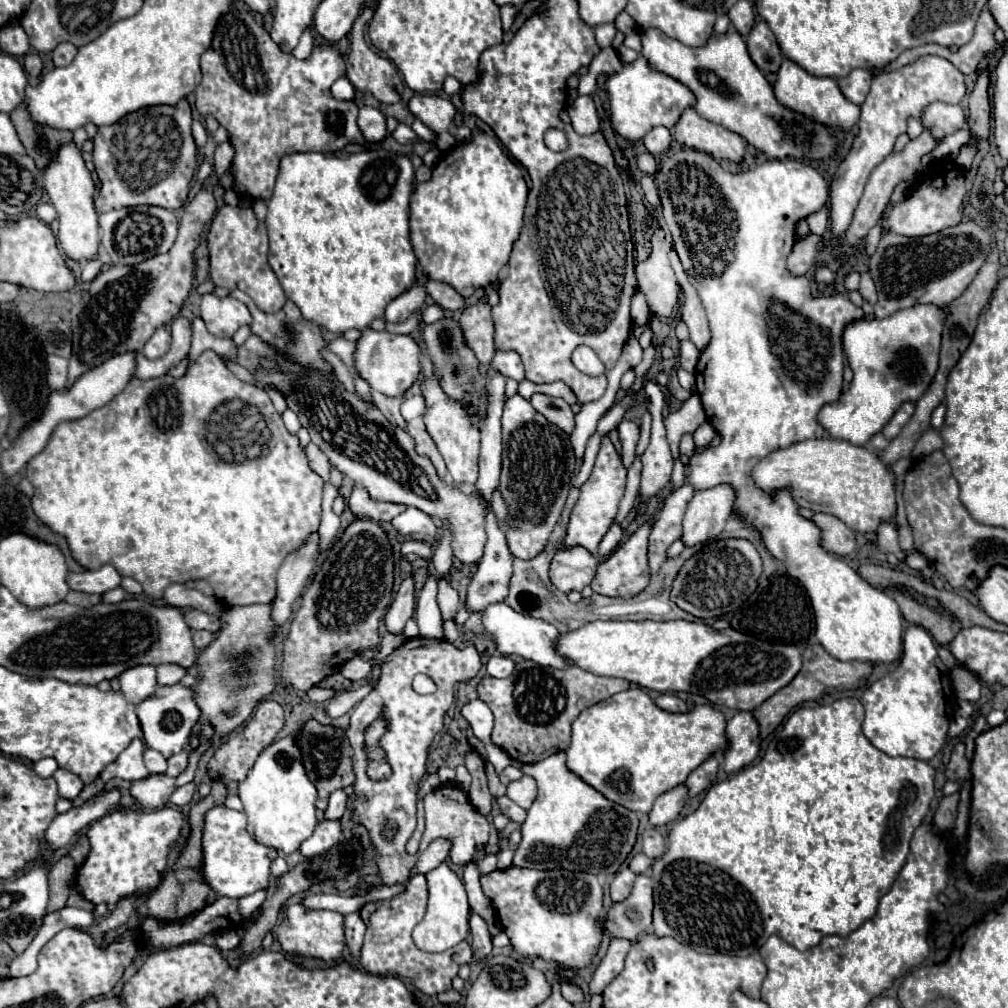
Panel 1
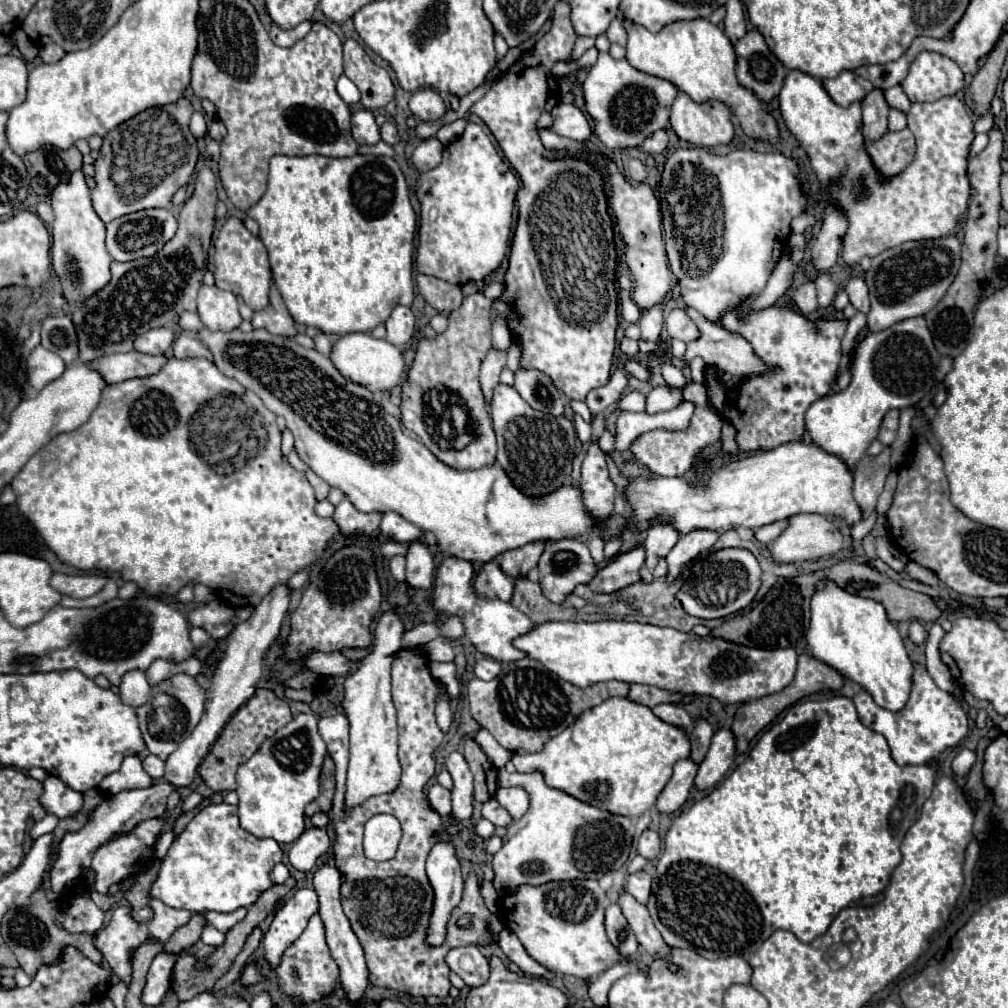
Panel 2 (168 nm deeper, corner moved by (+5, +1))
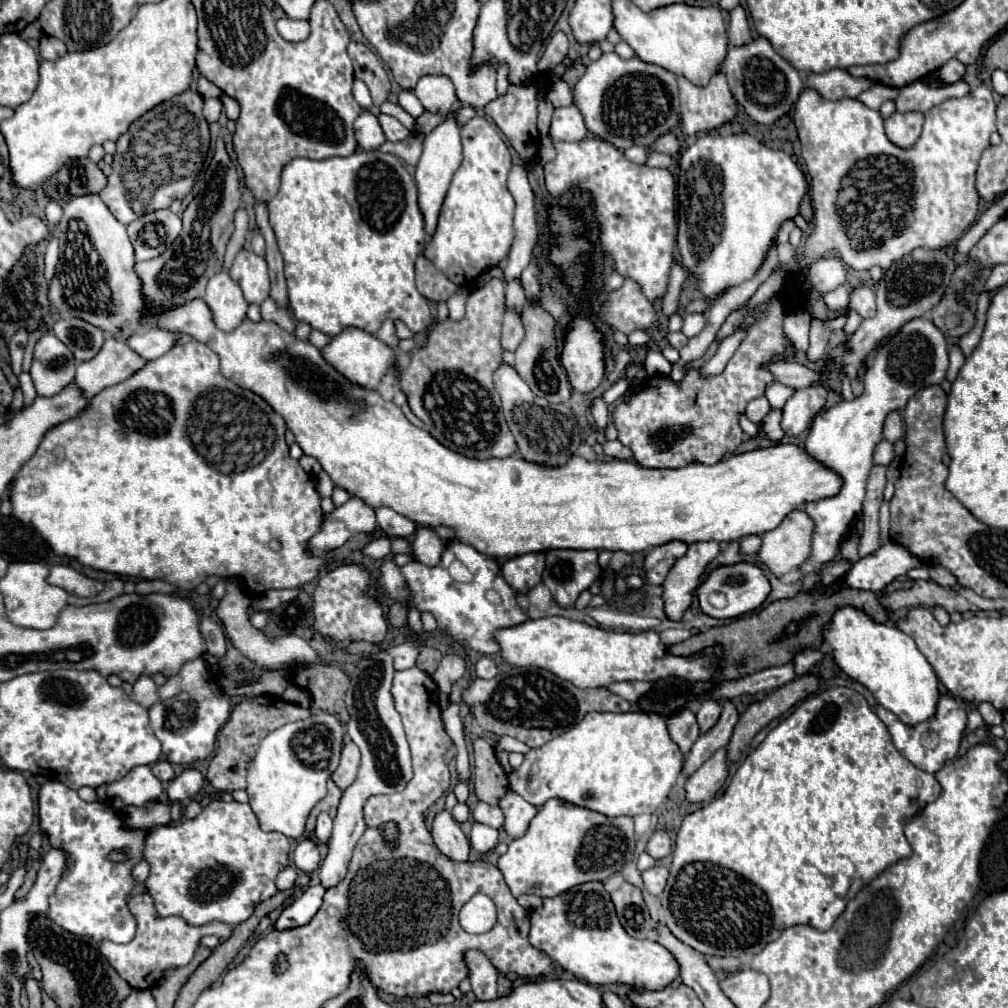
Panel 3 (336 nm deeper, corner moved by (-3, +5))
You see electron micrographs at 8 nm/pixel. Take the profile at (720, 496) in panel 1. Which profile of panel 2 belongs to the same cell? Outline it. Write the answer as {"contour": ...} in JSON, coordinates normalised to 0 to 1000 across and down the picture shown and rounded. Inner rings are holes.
{"contour":[[[688,526],[685,530],[677,530],[673,540],[661,552],[661,558],[663,558],[661,575],[669,577],[675,571],[675,567],[681,563],[681,560],[685,560],[694,548],[704,546],[710,540],[710,536],[712,536],[712,530],[704,526]]]}

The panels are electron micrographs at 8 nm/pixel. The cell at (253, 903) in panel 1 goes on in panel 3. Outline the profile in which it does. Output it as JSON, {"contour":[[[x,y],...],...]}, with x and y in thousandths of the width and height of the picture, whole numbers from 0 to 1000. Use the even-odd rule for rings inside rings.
{"contour":[[[135,885],[127,893],[127,901],[131,909],[137,915],[135,929],[127,937],[115,937],[109,933],[99,935],[99,944],[105,948],[105,952],[115,960],[115,964],[131,978],[131,980],[151,980],[151,976],[157,974],[161,962],[183,958],[190,952],[192,942],[200,929],[214,927],[218,931],[226,931],[232,923],[232,919],[224,915],[206,915],[200,919],[190,919],[179,909],[157,909],[153,901],[153,893],[147,885]]]}

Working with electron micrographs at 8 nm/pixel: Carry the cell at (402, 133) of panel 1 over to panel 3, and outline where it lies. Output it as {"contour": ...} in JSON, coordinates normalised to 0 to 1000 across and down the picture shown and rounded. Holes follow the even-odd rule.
{"contour":[[[377,113],[375,115],[375,119],[377,119],[377,125],[379,125],[379,129],[381,129],[381,133],[383,133],[383,139],[401,139],[405,133],[407,133],[407,129],[403,129],[393,117],[389,117],[389,115],[383,115],[383,113]]]}

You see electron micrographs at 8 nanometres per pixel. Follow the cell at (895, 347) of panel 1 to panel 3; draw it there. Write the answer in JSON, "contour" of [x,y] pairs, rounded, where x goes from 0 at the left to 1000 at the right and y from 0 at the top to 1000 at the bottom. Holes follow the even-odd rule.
{"contour":[[[907,315],[869,347],[867,357],[857,371],[857,389],[843,399],[835,397],[825,405],[815,407],[808,415],[804,431],[800,435],[800,446],[810,456],[827,464],[837,476],[831,492],[800,500],[800,508],[810,520],[804,552],[810,562],[817,562],[827,556],[835,530],[845,524],[851,508],[855,506],[859,474],[865,462],[867,444],[875,437],[875,423],[879,411],[885,407],[897,407],[901,397],[909,389],[933,381],[938,373],[938,365],[940,343],[937,331],[929,327],[929,323],[925,323],[923,315]]]}

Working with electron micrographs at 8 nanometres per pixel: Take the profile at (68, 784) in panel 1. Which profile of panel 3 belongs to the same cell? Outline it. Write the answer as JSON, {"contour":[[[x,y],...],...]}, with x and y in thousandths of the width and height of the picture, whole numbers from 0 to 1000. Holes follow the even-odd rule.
{"contour":[[[58,774],[42,778],[38,786],[38,812],[50,839],[62,841],[67,847],[67,863],[50,891],[48,909],[52,915],[77,929],[91,929],[93,933],[107,931],[117,937],[129,935],[135,927],[135,913],[125,899],[125,891],[135,879],[129,861],[141,853],[145,825],[123,823],[119,810],[107,798],[83,796],[75,784]],[[113,841],[125,843],[123,855],[105,853]]]}

